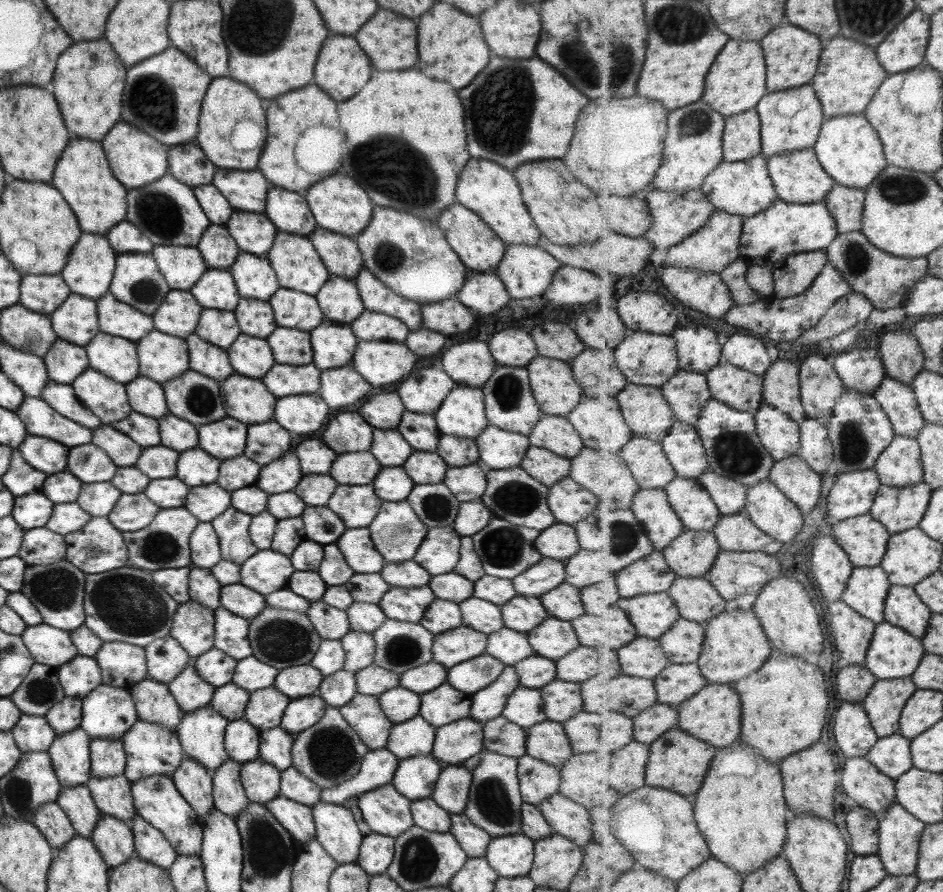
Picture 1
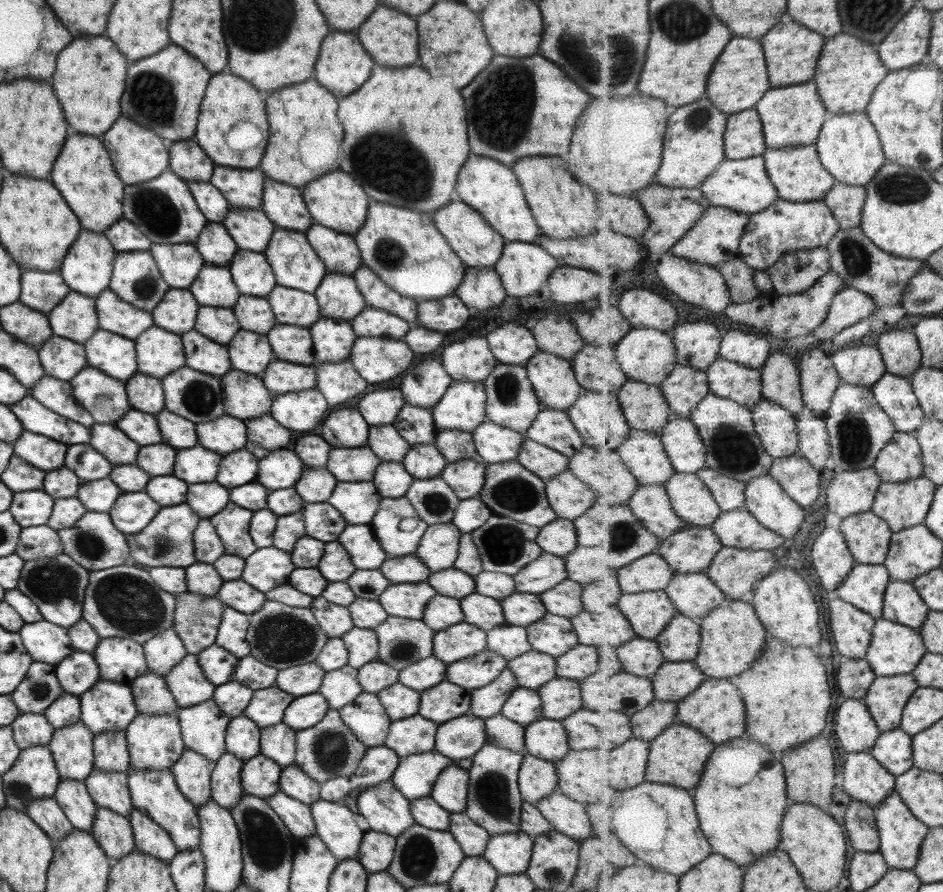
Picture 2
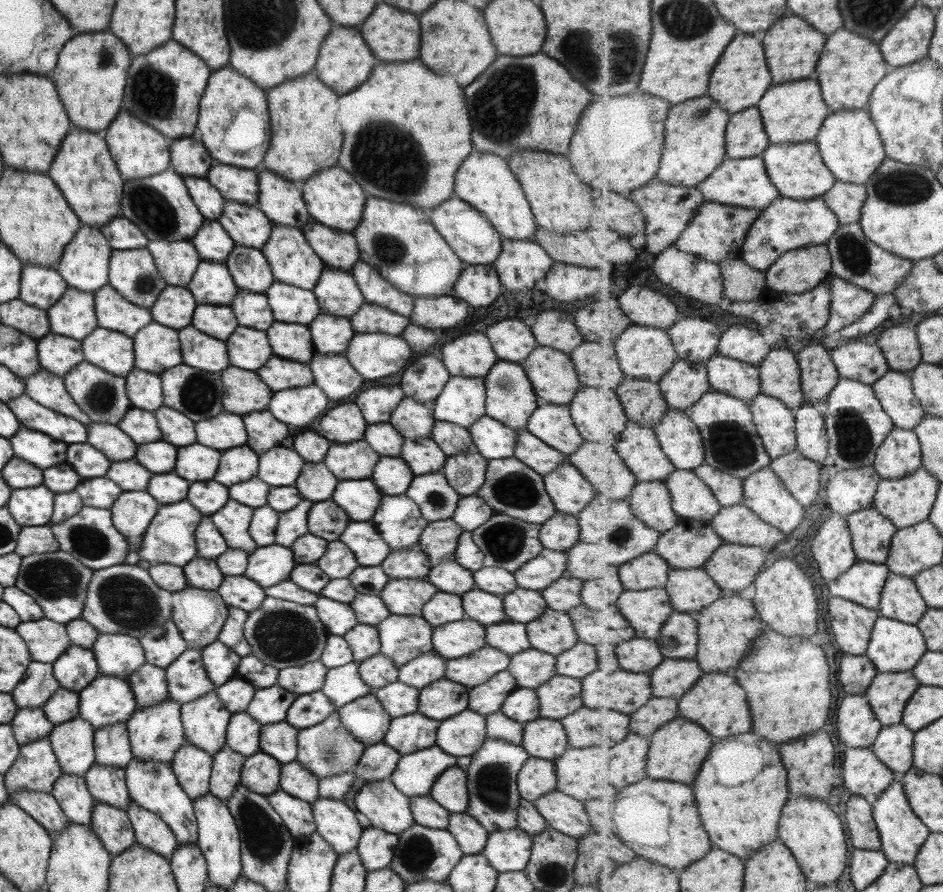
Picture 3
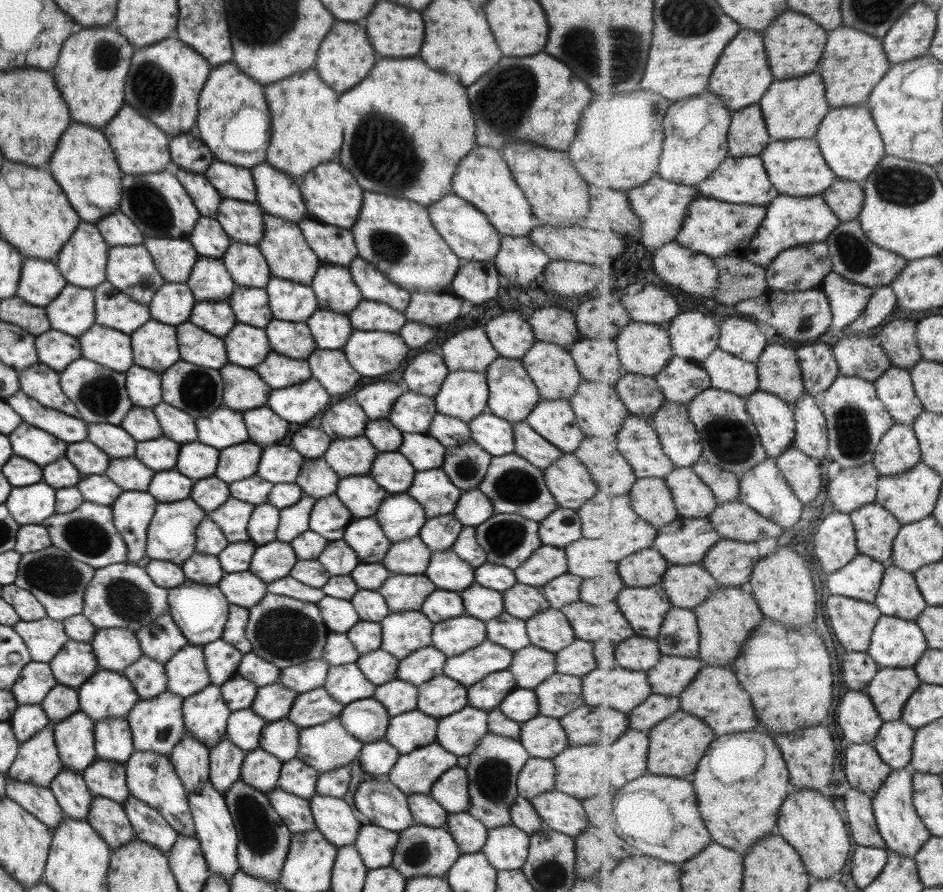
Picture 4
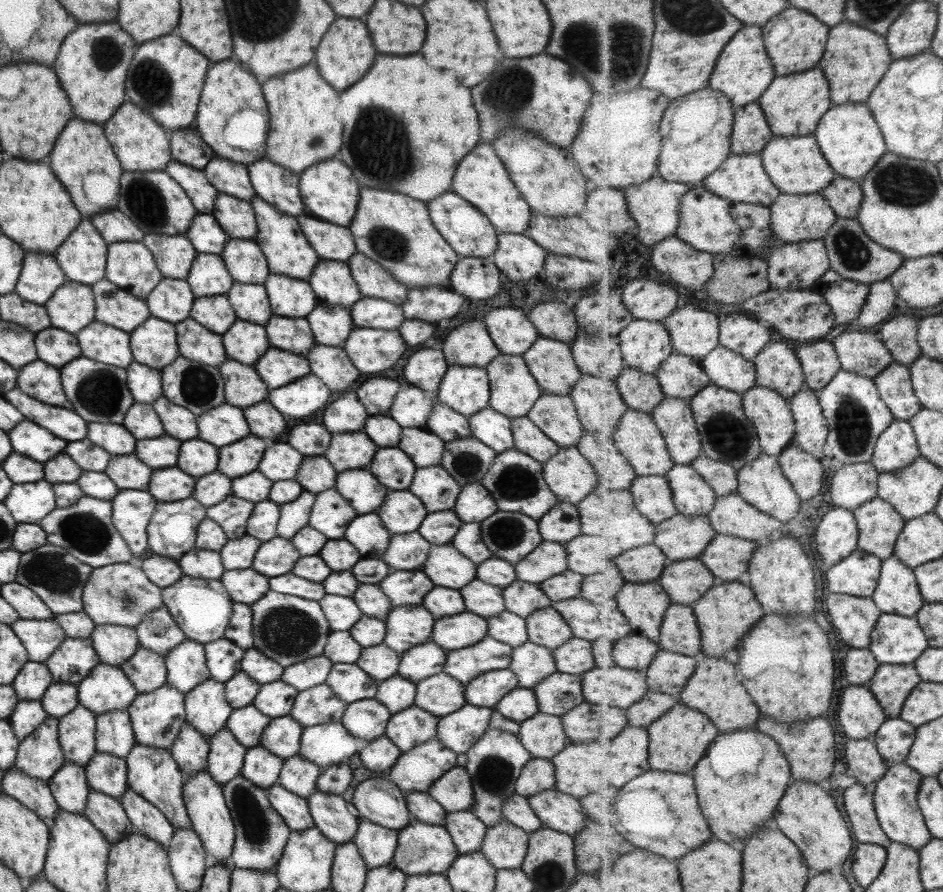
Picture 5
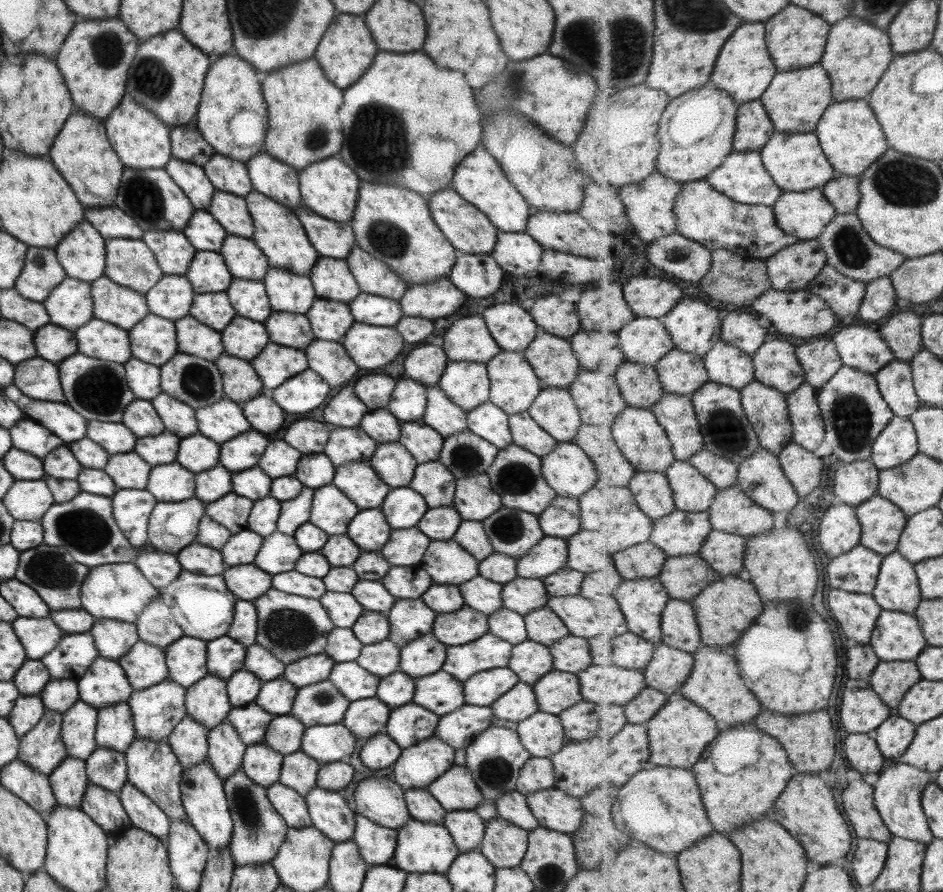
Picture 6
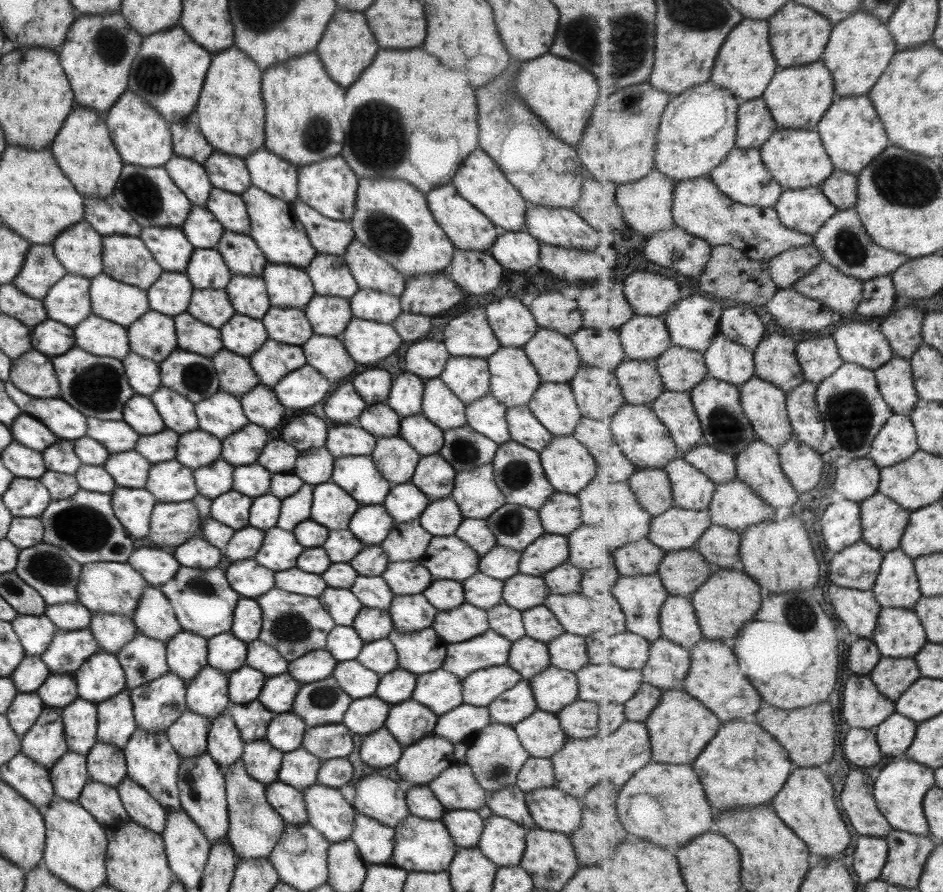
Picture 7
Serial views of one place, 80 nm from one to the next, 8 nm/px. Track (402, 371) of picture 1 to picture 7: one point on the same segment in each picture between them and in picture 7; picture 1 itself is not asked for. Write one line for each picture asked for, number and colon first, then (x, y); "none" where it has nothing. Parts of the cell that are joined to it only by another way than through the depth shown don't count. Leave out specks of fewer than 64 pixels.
2: (376, 359)
3: (373, 355)
4: (370, 353)
5: (371, 351)
6: (370, 347)
7: (367, 342)

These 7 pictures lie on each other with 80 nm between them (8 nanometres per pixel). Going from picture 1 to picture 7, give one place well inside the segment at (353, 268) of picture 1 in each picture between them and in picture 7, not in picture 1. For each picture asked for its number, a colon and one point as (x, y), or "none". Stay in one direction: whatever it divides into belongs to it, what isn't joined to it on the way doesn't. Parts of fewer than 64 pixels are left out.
2: (338, 252)
3: (336, 249)
4: (332, 245)
5: (329, 241)
6: (330, 239)
7: (326, 236)

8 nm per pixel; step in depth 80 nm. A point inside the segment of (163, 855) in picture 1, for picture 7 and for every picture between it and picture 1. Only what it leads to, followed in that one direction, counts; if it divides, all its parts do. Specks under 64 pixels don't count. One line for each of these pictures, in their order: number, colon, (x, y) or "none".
2: (150, 839)
3: (150, 832)
4: (148, 825)
5: (145, 819)
6: (142, 813)
7: (141, 809)

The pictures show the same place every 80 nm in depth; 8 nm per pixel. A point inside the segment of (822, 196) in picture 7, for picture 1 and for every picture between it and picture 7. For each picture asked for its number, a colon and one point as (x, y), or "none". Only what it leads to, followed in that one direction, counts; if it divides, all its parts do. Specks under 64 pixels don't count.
1: (786, 228)
2: (787, 226)
3: (787, 224)
4: (791, 221)
5: (794, 218)
6: (807, 214)

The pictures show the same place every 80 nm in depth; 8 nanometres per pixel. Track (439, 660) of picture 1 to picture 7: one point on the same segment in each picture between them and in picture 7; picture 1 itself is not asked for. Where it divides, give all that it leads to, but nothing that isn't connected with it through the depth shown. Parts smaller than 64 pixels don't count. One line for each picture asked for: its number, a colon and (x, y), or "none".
2: (458, 641)
3: (452, 640)
4: (452, 637)
5: (454, 631)
6: (460, 627)
7: (465, 622)

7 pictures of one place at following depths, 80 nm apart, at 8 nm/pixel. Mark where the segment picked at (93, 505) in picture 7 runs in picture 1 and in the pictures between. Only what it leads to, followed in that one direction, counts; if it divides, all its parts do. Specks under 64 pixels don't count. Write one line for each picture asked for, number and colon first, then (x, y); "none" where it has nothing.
1: (96, 548)
2: (93, 542)
3: (89, 536)
4: (87, 534)
5: (84, 529)
6: (83, 527)

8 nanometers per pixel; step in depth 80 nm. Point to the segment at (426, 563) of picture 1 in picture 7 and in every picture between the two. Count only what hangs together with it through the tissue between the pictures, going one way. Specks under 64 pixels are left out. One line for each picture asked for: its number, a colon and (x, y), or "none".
2: (437, 549)
3: (438, 541)
4: (438, 534)
5: (437, 528)
6: (440, 523)
7: (441, 517)

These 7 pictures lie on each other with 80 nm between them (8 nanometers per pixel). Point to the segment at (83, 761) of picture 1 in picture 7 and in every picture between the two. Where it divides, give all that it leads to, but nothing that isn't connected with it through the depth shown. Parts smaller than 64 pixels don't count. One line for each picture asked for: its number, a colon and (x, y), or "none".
2: (71, 746)
3: (71, 742)
4: (73, 737)
5: (75, 730)
6: (77, 726)
7: (78, 719)

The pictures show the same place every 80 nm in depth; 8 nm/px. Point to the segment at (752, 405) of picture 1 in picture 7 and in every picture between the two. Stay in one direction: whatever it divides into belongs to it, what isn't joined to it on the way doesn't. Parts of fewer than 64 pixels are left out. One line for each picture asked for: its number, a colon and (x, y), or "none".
2: (729, 379)
3: (738, 378)
4: (730, 373)
5: (728, 369)
6: (727, 364)
7: (727, 360)

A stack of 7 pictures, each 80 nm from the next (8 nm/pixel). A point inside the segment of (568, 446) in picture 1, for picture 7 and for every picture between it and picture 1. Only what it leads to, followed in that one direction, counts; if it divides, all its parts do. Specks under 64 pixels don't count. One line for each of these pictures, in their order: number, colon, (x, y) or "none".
2: (551, 428)
3: (551, 423)
4: (553, 420)
5: (555, 416)
6: (553, 410)
7: (553, 405)

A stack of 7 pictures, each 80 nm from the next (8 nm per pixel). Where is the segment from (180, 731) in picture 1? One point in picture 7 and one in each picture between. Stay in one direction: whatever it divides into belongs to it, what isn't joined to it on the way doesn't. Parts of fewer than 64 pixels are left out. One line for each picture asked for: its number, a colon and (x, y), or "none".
2: (202, 727)
3: (204, 720)
4: (204, 715)
5: (205, 708)
6: (206, 702)
7: (206, 695)

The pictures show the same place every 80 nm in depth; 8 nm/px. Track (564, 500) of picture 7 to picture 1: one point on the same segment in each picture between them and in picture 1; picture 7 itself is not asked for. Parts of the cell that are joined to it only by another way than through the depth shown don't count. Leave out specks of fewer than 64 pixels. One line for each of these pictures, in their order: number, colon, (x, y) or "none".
1: (557, 542)
2: (558, 538)
3: (560, 532)
4: (559, 528)
5: (560, 524)
6: (560, 519)

